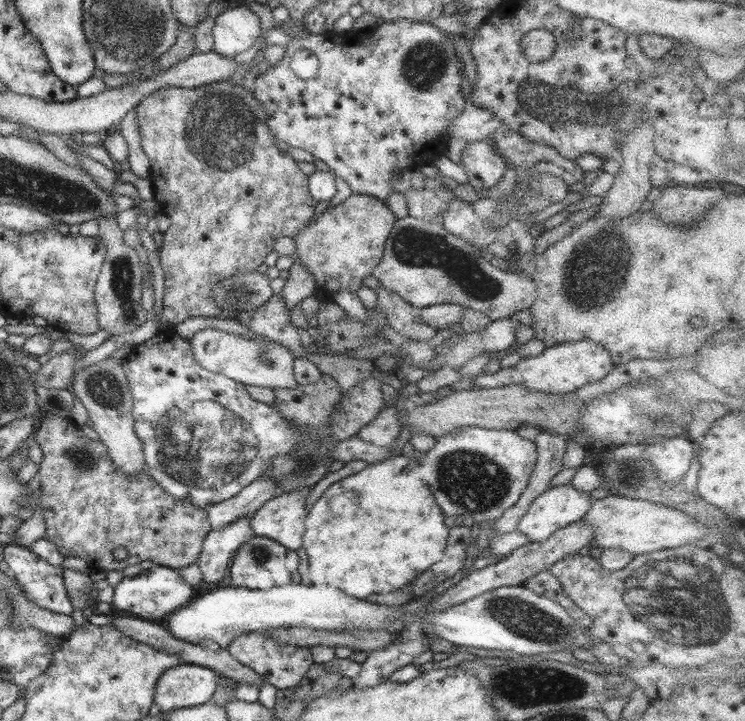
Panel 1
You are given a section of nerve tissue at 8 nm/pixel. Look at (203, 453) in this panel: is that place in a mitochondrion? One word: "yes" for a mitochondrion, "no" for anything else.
yes

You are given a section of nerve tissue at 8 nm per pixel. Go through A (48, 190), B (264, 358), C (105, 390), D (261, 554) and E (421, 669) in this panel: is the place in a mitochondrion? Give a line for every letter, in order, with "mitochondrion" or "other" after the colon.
A: mitochondrion
B: mitochondrion
C: mitochondrion
D: mitochondrion
E: other

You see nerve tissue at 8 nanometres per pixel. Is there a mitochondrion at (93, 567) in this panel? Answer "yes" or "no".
no

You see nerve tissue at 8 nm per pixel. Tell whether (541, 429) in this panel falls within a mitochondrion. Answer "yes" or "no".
no

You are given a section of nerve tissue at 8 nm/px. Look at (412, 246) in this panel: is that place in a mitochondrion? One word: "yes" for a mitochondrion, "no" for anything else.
yes

